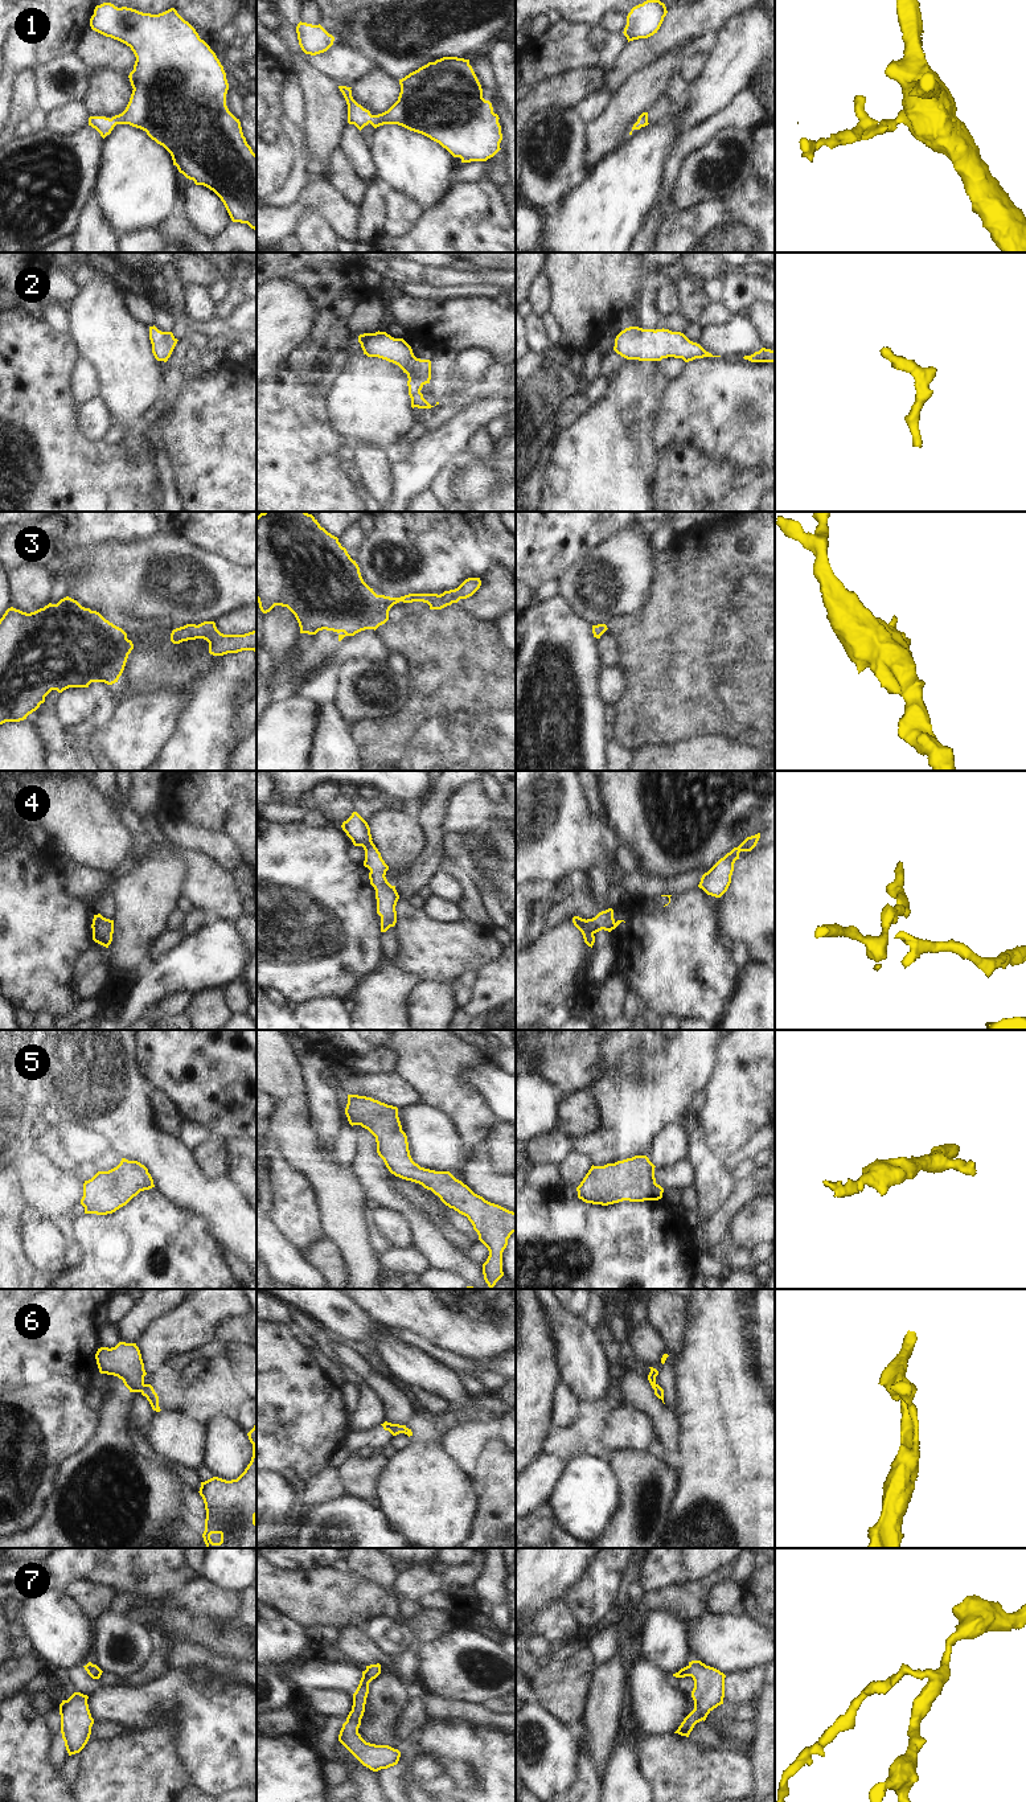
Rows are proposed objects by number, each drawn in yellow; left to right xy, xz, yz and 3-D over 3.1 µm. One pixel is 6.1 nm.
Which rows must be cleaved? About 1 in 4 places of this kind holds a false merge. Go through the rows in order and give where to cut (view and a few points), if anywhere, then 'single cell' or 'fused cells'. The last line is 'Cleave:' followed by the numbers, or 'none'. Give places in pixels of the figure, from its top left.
1: no cut; single cell
2: no cut; single cell
3: no cut; single cell
4: no cut; single cell
5: no cut; single cell
6: no cut; single cell
7: no cut; single cell
Cleave: none

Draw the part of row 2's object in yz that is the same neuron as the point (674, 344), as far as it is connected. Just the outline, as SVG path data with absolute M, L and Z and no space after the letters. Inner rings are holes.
M639 327L625 328L616 336L613 350L627 360L639 361L661 361L662 358L674 357L689 362L695 358L721 357L706 352L699 344L690 341L684 333L664 328L656 331Z

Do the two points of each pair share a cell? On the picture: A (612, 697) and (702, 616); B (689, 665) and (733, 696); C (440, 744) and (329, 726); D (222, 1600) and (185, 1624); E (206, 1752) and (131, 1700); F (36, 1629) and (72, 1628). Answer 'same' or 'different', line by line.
A: different
B: same
C: different
D: different
E: same
F: same

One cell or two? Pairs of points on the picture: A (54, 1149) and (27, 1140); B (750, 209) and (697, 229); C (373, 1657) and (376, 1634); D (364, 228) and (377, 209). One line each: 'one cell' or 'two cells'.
A: two cells
B: one cell
C: two cells
D: one cell

